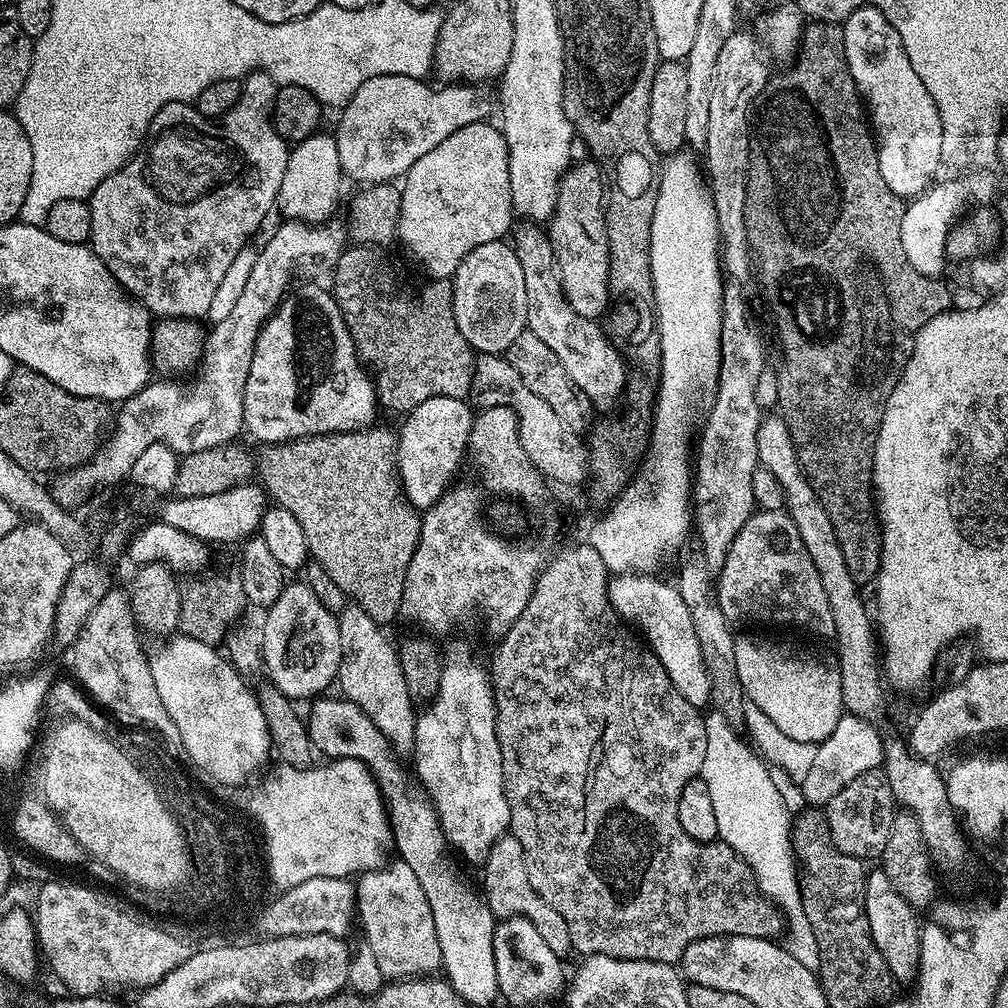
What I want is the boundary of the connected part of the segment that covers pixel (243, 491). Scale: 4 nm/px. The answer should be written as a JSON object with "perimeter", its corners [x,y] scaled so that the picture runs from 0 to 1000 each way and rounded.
{"perimeter":[[[254,478],[234,480],[219,489],[203,493],[167,494],[169,496],[159,504],[158,515],[173,522],[173,526],[181,526],[210,542],[230,540],[233,536],[241,538],[257,525],[264,507],[264,489],[257,479],[252,479]]]}

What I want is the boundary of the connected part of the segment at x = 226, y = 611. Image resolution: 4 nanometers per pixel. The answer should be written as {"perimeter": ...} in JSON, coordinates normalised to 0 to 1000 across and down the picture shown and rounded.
{"perimeter":[[[224,565],[220,568],[199,568],[197,571],[188,572],[179,582],[178,593],[178,628],[192,633],[193,636],[204,637],[205,640],[215,642],[219,640],[230,620],[240,609],[246,598],[240,585],[240,575],[237,566]]]}

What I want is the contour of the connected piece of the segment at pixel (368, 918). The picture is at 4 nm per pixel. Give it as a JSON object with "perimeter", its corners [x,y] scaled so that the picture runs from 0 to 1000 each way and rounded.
{"perimeter":[[[393,851],[380,861],[362,865],[352,874],[355,913],[361,916],[360,936],[371,942],[375,962],[386,973],[421,970],[438,959],[438,942],[435,942],[435,927],[431,924],[431,907],[423,895],[411,863]]]}

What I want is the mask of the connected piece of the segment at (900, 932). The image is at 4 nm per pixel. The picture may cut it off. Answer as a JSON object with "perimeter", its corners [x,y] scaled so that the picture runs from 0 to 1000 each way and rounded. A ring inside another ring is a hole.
{"perimeter":[[[876,863],[869,865],[862,864],[858,875],[858,901],[859,909],[863,915],[863,927],[866,928],[868,938],[871,938],[871,943],[875,946],[876,953],[882,959],[882,966],[890,977],[904,977],[909,971],[909,961],[913,959],[913,923],[915,920],[914,914],[909,914],[911,909],[910,902],[903,899],[903,895],[899,895],[899,891],[895,891],[895,887],[891,887],[891,883],[887,883],[887,879],[883,875],[883,871],[879,871]]]}

